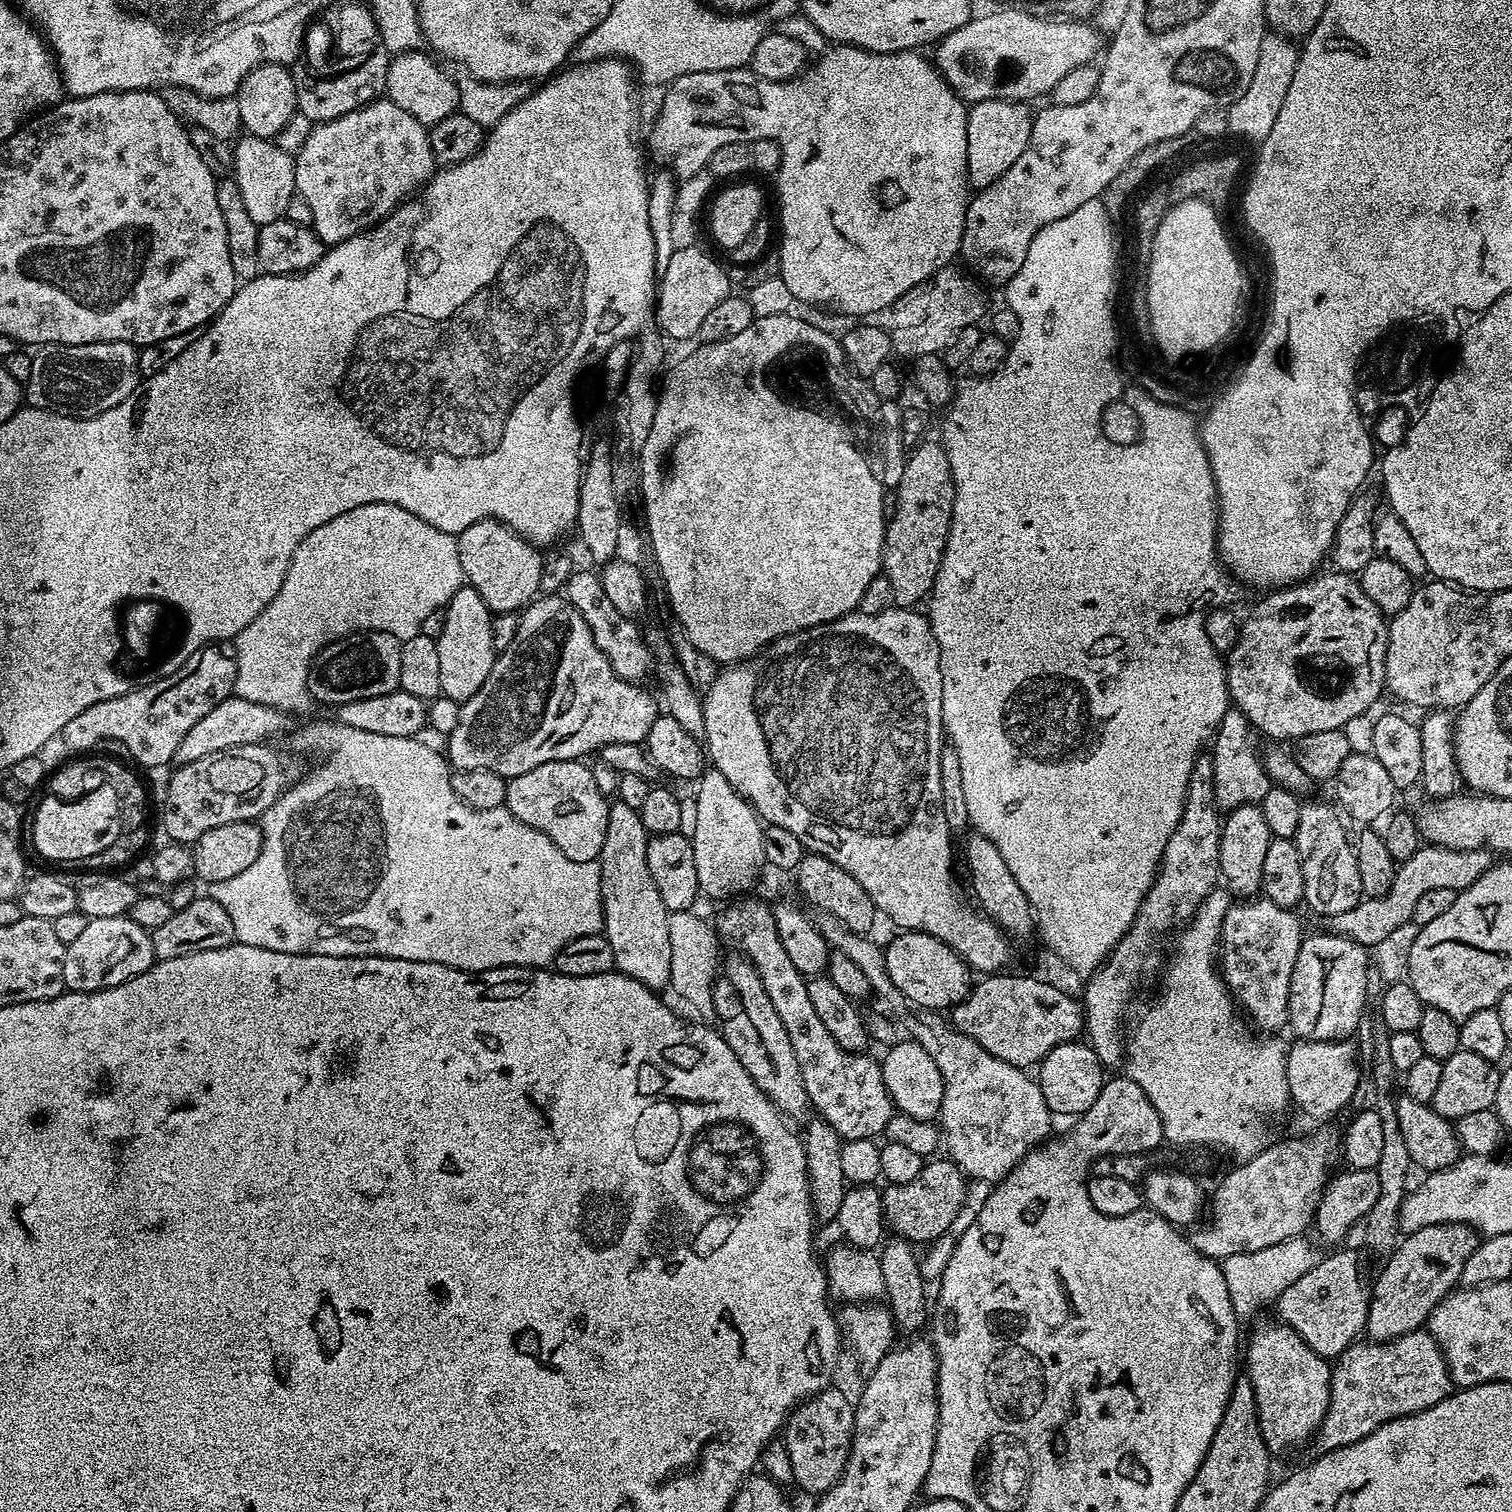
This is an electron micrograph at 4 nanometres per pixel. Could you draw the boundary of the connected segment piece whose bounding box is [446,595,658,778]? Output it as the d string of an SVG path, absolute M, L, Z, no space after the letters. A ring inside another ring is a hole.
M563 595L532 601L520 616L518 634L507 652L497 655L478 694L460 704L458 726L446 737L446 759L453 769L490 770L511 778L555 760L580 760L599 753L606 744L643 744L658 715L658 704L639 683L623 680L613 672L606 654L594 642L586 618Z

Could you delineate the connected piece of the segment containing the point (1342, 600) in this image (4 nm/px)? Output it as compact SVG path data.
M1328 570L1325 576L1301 580L1281 590L1272 590L1267 593L1265 600L1256 604L1252 617L1243 621L1240 628L1240 637L1226 656L1226 678L1228 679L1228 695L1231 703L1246 714L1248 723L1261 737L1269 736L1272 742L1295 742L1306 734L1322 734L1322 730L1344 730L1351 720L1356 720L1383 692L1386 692L1386 648L1388 646L1389 621L1384 613L1366 598L1366 590L1362 590L1359 579L1355 575Z

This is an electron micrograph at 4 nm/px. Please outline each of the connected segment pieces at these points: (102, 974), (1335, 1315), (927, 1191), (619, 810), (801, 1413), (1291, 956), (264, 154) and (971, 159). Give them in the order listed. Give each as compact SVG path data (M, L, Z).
M128 914L115 916L114 918L94 918L85 923L85 928L77 934L73 940L67 941L64 949L64 961L62 962L62 978L64 986L70 992L97 992L114 986L122 986L130 978L150 970L157 959L154 954L154 946L150 932L134 922Z
M1332 1252L1328 1257L1317 1259L1316 1265L1310 1270L1306 1270L1306 1274L1302 1274L1302 1278L1298 1278L1298 1282L1290 1282L1290 1286L1286 1286L1286 1290L1282 1290L1282 1294L1274 1301L1274 1308L1278 1315L1279 1323L1287 1324L1298 1335L1300 1335L1306 1342L1306 1346L1310 1346L1310 1350L1314 1350L1319 1356L1325 1358L1338 1358L1350 1345L1354 1343L1357 1338L1365 1335L1365 1328L1367 1326L1367 1316L1370 1310L1372 1300L1373 1285L1370 1283L1370 1276L1368 1280L1368 1272L1364 1269L1364 1260L1356 1252Z
M950 1158L936 1159L929 1159L925 1163L922 1174L918 1174L914 1182L888 1184L883 1189L884 1219L887 1227L895 1235L902 1236L917 1246L928 1246L941 1237L947 1237L950 1232L948 1227L963 1210L964 1199L968 1196L969 1181L960 1167Z
M616 798L609 803L606 842L600 851L600 897L604 903L602 935L614 950L615 971L645 984L653 990L672 984L672 947L670 946L670 915L658 895L658 886L650 878L646 866L646 846L650 837L642 826L639 811Z
M837 1386L823 1388L816 1396L796 1405L782 1429L782 1443L790 1454L792 1480L812 1498L819 1498L838 1482L852 1449L854 1418L853 1401Z
M1244 898L1239 902L1233 903L1231 907L1228 909L1228 913L1226 914L1226 918L1224 919L1224 925L1222 926L1222 934L1220 935L1220 955L1218 957L1218 968L1222 973L1224 978L1224 983L1228 985L1235 1003L1239 1005L1241 1009L1244 1008L1246 1011L1252 1015L1251 1023L1255 1025L1255 1027L1259 1029L1261 1033L1264 1034L1276 1034L1281 1030L1280 1027L1285 1027L1288 1024L1288 1003L1290 1002L1290 978L1294 974L1294 964L1298 962L1298 954L1300 953L1300 947L1302 946L1302 942L1304 941L1306 935L1306 929L1300 925L1300 920L1295 915L1297 914L1291 908L1283 908L1282 906L1278 906L1274 902L1270 902L1267 898Z
M244 134L235 141L232 167L238 190L242 190L242 203L256 224L285 219L284 211L286 206L290 206L290 198L297 195L296 162L293 156L278 147L275 139L263 140Z
M983 100L971 105L968 110L968 125L966 126L966 146L968 147L968 182L973 189L979 190L998 182L1018 158L1022 158L1022 150L1030 142L1033 113L1028 112L1029 105L1019 100Z

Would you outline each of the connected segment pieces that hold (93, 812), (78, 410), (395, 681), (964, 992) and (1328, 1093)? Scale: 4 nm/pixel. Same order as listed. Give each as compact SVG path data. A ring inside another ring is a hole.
M108 788L92 792L92 796L88 796L88 800L80 800L80 804L64 804L47 795L45 801L37 806L36 817L32 820L32 844L37 854L48 860L88 860L99 852L109 851L113 847L112 836L116 836L116 796L112 796Z
M90 342L89 344L42 344L32 352L30 378L26 385L26 400L31 407L45 408L63 416L79 420L94 418L130 398L132 391L140 384L138 370L140 353L137 345L126 342Z
M365 630L362 632L354 632L351 636L343 636L341 640L330 642L324 647L320 653L312 659L312 667L308 669L308 690L313 701L321 700L324 704L332 704L331 706L339 706L346 702L358 702L362 698L374 698L377 694L390 694L397 691L400 687L400 675L402 674L402 650L400 649L401 641L394 634L383 630Z
M904 930L896 935L900 936L894 937L884 948L884 961L890 982L894 982L910 1004L933 1010L951 1010L967 998L974 983L974 972L953 948L925 932Z
M1298 1040L1289 1047L1287 1085L1291 1103L1312 1118L1328 1118L1338 1113L1354 1096L1360 1072L1356 1052L1348 1040Z

